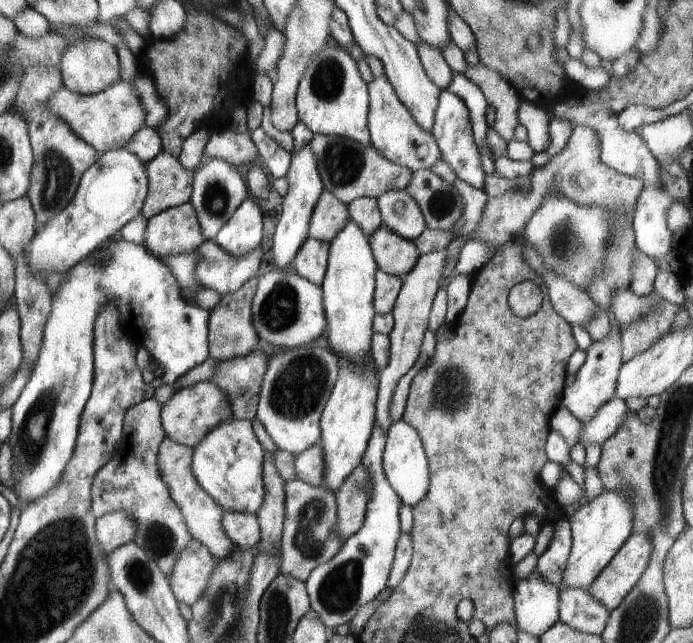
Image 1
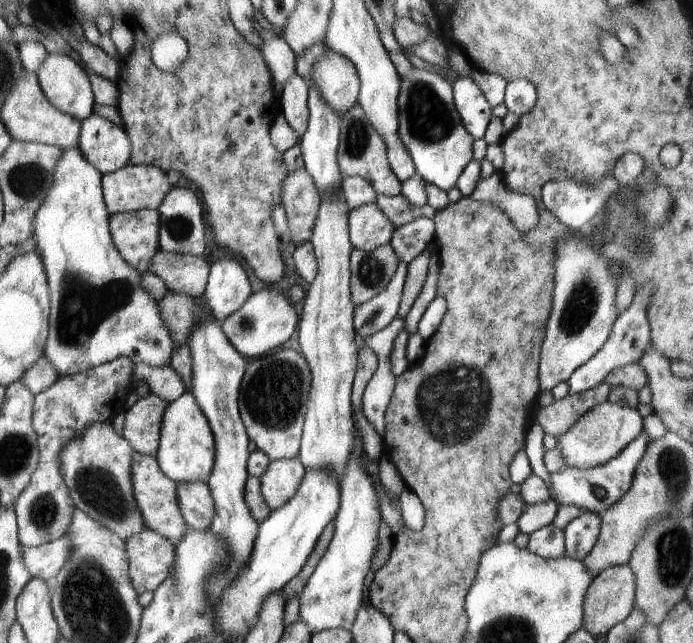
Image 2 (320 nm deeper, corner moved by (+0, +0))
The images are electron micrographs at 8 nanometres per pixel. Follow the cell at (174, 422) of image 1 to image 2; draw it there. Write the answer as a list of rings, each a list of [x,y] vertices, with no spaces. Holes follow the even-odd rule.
[[[149,394],[127,406],[118,416],[120,432],[130,442],[135,452],[156,457],[160,444],[160,426],[168,402]]]

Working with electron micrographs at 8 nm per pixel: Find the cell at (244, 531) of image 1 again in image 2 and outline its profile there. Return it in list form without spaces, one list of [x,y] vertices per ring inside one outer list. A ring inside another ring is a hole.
[[[202,482],[176,483],[176,488],[178,488],[176,494],[180,502],[180,512],[189,528],[200,532],[210,529],[213,516],[216,514],[216,506],[207,484]]]

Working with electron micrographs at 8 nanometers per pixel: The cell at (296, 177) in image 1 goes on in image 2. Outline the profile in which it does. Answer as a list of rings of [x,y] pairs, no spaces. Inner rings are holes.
[[[296,73],[286,82],[286,86],[284,86],[284,90],[278,99],[280,106],[278,111],[284,115],[289,126],[299,137],[296,146],[300,144],[300,138],[304,136],[308,126],[308,94],[309,84]]]

